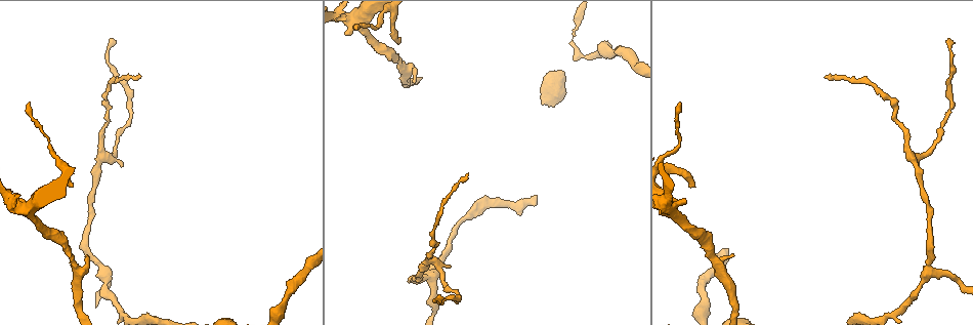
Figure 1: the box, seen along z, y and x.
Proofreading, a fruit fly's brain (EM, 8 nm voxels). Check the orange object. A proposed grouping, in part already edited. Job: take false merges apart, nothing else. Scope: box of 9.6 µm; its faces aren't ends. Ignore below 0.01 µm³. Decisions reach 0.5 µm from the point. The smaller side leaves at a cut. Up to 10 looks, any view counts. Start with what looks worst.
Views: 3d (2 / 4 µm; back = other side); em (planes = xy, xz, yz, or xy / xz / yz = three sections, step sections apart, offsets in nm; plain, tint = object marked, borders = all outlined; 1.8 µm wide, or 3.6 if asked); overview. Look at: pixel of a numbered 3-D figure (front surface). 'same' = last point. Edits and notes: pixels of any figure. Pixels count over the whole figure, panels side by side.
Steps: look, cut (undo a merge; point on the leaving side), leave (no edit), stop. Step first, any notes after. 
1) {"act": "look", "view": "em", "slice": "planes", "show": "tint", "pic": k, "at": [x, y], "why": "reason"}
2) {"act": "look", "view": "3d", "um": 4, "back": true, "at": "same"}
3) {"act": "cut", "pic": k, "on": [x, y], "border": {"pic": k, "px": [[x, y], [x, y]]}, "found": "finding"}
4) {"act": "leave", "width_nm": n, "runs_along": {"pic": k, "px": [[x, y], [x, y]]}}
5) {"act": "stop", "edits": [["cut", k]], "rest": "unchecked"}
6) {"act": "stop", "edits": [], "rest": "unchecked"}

{"act": "look", "view": "em", "slice": "planes", "show": "plain", "pic": 1, "at": [909, 157], "why": "branch point"}

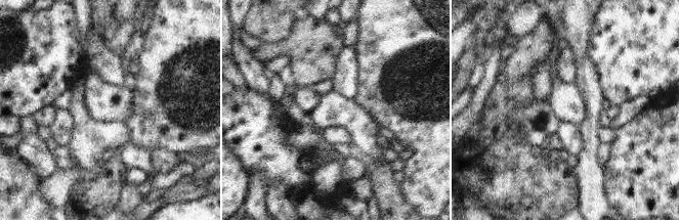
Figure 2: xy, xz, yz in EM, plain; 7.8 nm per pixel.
{"act": "look", "view": "em", "slice": "planes", "show": "borders", "at": "same", "why": "what lies round it"}

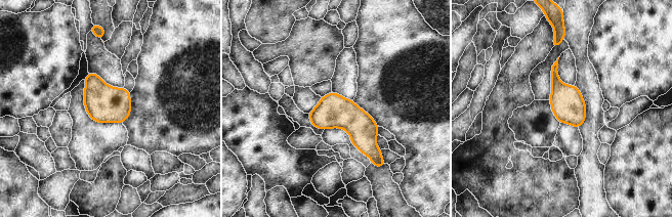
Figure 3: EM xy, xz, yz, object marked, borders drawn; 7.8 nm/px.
{"act": "leave", "width_nm": 260, "found": "all the same cell"}

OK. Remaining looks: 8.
{"act": "look", "view": "3d", "um": 2, "pic": 1, "at": [78, 271], "why": "branch point"}

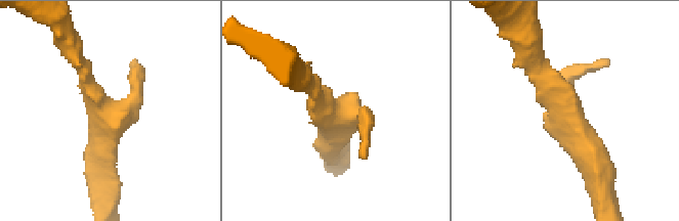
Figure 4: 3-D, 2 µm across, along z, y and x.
{"act": "look", "view": "em", "slice": "xy", "step": 4, "show": "tint", "pic": 4, "at": [106, 114]}

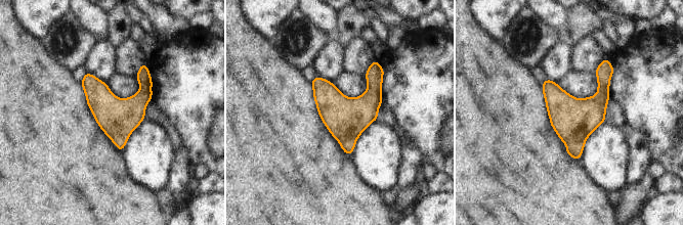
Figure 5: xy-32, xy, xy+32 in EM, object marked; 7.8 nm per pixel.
{"act": "leave", "width_nm": 300, "found": "all the same cell"}

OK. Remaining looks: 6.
{"act": "look", "view": "em", "slice": "planes", "show": "tint", "pic": 1, "at": [672, 208], "why": "abrupt turn"}

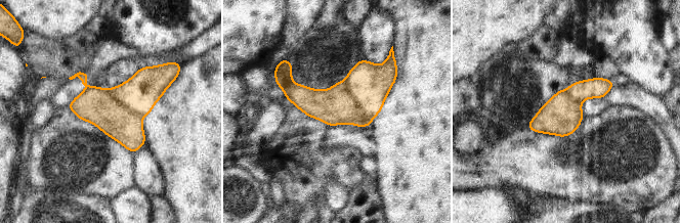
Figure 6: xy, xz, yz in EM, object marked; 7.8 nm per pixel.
{"act": "cut", "pic": 6, "on": [335, 105], "width_nm": 320, "found": "two cells meet here"}

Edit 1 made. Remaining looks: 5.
{"act": "look", "view": "overview"}

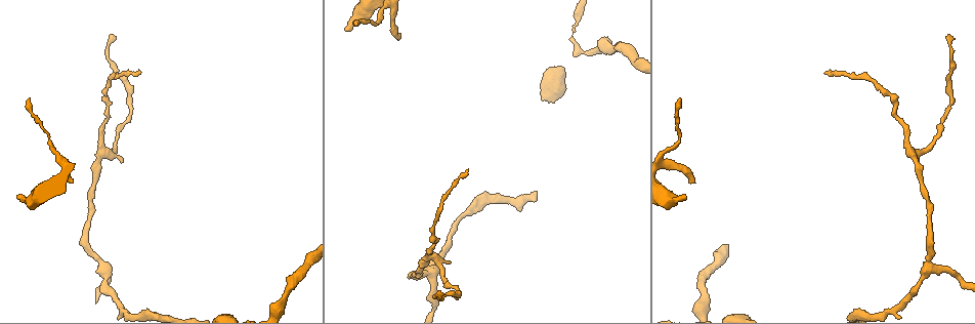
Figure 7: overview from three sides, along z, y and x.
{"act": "look", "view": "em", "slice": "yz", "step": 8, "show": "tint", "pic": 7, "at": [930, 267], "why": "three-way junction"}

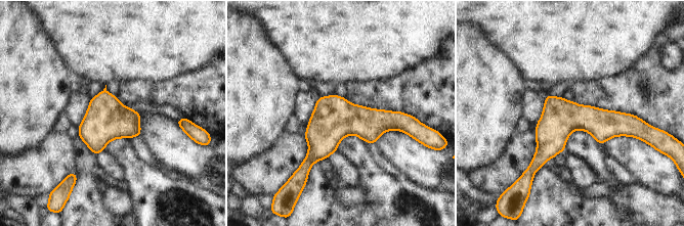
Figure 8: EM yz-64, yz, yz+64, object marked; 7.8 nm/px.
{"act": "look", "view": "em", "slice": "xy", "step": 4, "show": "tint", "at": "same", "why": "cut it another way"}

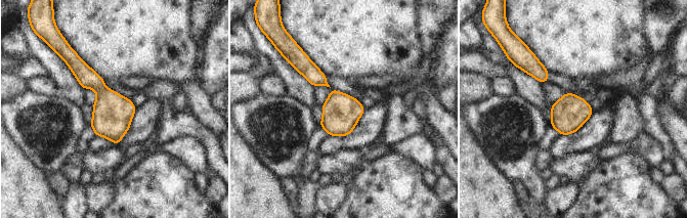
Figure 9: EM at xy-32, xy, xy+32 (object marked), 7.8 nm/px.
{"act": "leave", "width_nm": 280, "found": "continuous, no second cell"}

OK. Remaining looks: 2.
{"act": "stop", "edits": [["cut", 6]], "rest": "unchecked"}

